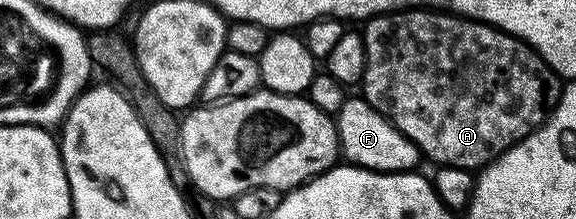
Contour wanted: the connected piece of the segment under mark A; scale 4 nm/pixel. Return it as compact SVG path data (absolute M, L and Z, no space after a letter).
M370 18L360 26L362 40L366 45L366 67L360 83L361 97L373 110L378 110L391 122L400 133L412 144L416 144L423 155L426 154L438 166L455 166L461 170L477 171L483 163L494 161L502 151L525 138L531 130L542 125L547 114L557 103L560 93L560 79L547 66L537 50L525 46L520 40L512 36L493 30L491 26L481 26L479 23L463 20L463 22L449 22L446 18Z

